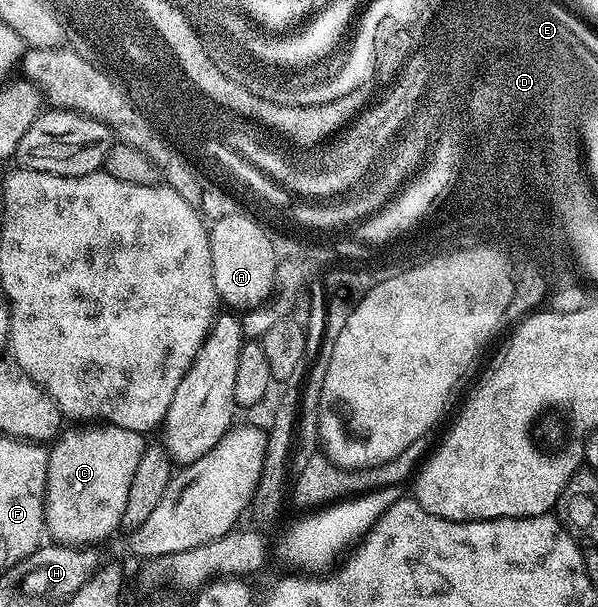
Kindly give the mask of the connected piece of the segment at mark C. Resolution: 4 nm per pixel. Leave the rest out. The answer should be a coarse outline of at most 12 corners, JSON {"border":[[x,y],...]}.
{"border":[[59,435],[44,524],[91,547],[122,526],[145,435]]}

